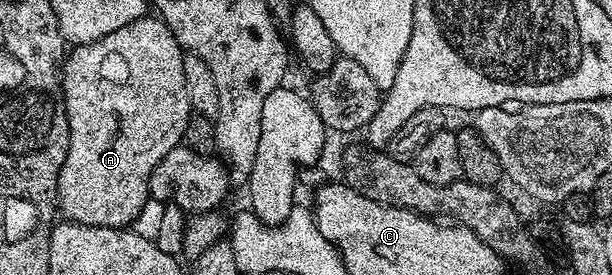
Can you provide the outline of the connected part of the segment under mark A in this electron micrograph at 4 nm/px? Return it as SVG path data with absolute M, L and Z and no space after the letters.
M143 17L132 21L132 25L116 29L116 33L108 33L108 37L100 37L100 41L75 46L63 58L60 74L70 130L68 157L58 178L60 211L62 207L66 214L63 216L72 223L83 223L89 227L129 228L151 199L152 169L156 169L158 162L172 153L172 149L186 137L186 126L192 112L188 89L184 85L182 47L176 37L172 37L163 19Z

